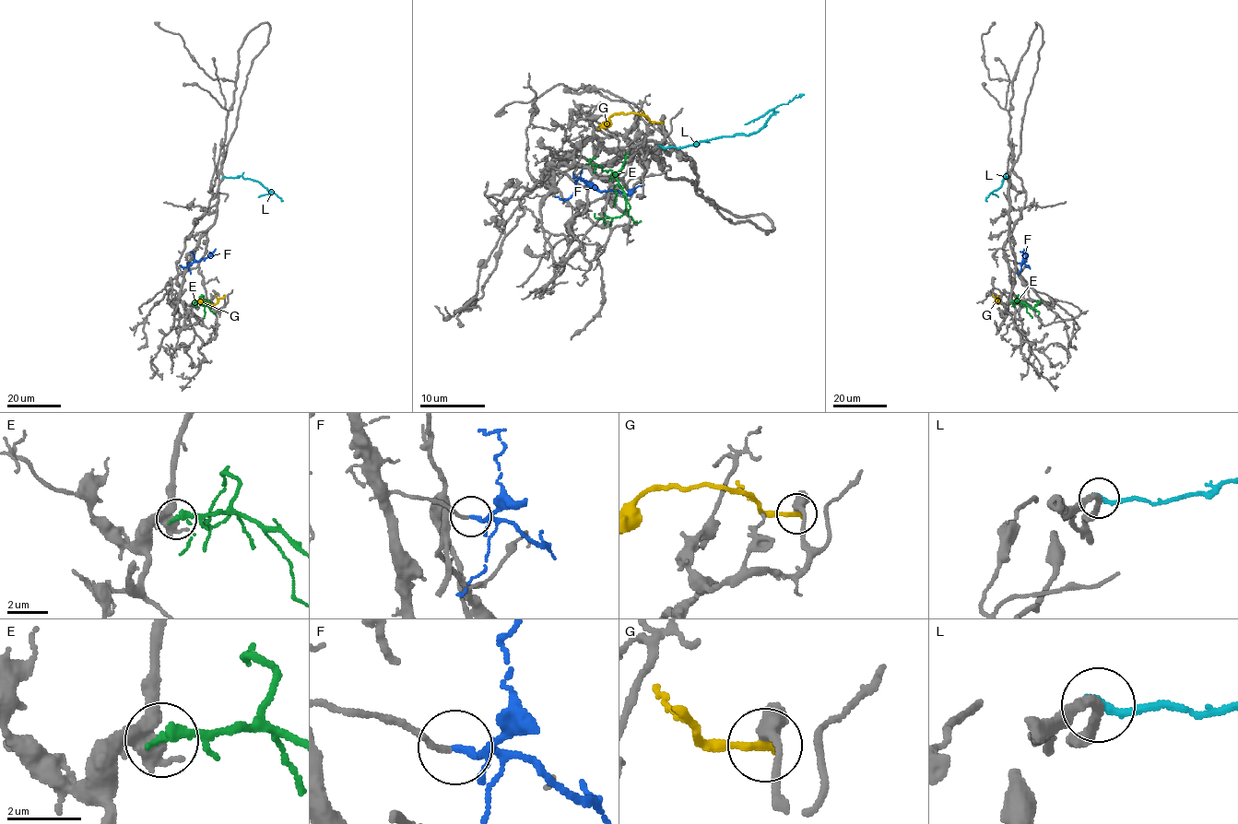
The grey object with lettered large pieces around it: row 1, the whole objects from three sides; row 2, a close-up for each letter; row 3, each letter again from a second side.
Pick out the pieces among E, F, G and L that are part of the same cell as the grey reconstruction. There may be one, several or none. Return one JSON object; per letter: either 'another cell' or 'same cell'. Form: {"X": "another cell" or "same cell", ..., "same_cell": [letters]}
{"E": "another cell", "F": "same cell", "G": "another cell", "L": "another cell", "same_cell": ["F"]}

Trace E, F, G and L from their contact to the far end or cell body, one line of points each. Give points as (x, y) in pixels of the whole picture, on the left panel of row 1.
E: (208, 301), (206, 300), (208, 308), (195, 300)
F: (187, 263), (208, 257), (216, 248)
G: (224, 297), (214, 304), (197, 300)
L: (223, 176), (241, 176), (260, 182), (283, 201)

